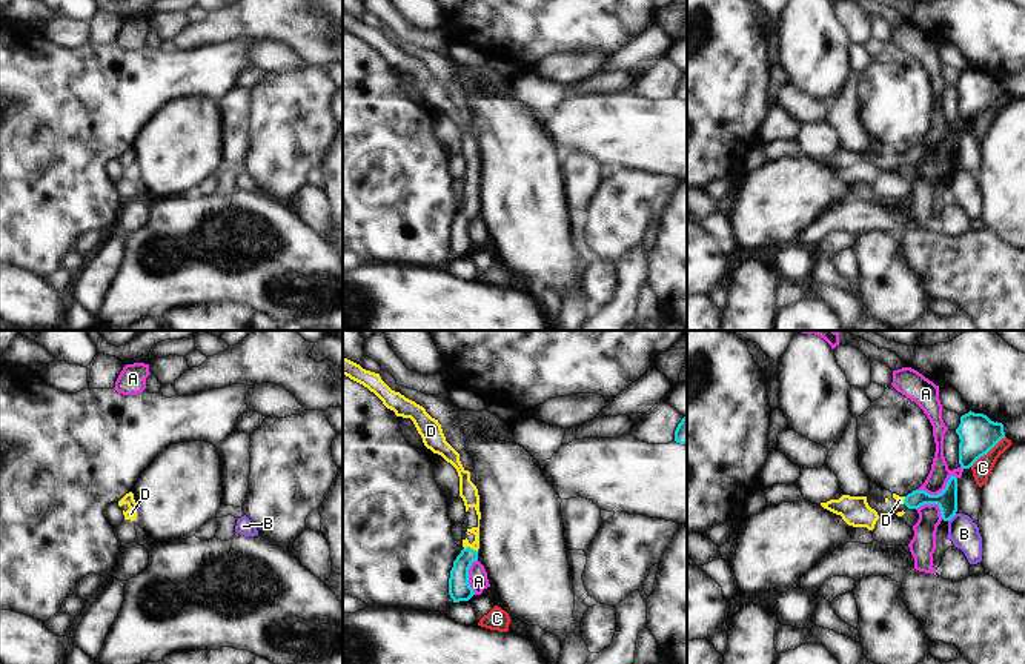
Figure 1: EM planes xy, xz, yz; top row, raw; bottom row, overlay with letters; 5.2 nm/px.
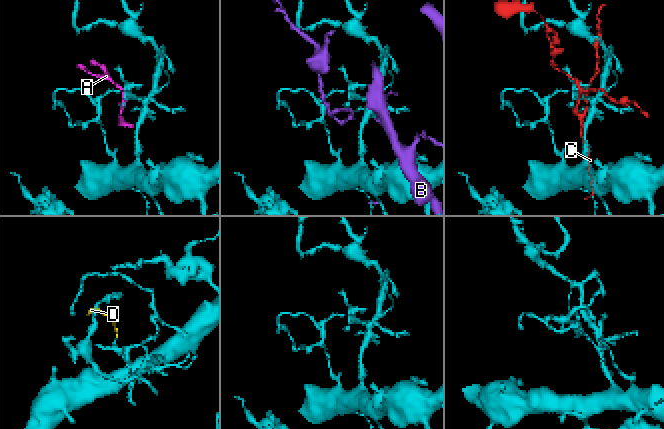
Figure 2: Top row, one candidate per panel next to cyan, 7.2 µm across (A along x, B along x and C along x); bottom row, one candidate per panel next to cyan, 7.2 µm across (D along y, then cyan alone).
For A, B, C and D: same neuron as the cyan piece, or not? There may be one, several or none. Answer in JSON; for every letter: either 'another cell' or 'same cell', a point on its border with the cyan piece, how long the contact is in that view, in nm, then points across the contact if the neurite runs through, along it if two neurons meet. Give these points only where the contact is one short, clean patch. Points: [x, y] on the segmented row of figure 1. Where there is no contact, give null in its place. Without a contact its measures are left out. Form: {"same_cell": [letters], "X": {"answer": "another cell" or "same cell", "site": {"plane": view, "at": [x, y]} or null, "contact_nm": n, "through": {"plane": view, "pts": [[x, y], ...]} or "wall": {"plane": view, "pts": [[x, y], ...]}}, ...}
{"same_cell": ["D"], "A": {"answer": "another cell", "site": {"plane": "yz", "at": [938, 494]}, "contact_nm": 220, "wall": {"plane": "yz", "pts": [[956, 477], [952, 475], [947, 484], [936, 494], [916, 491]]}}, "B": {"answer": "another cell", "site": {"plane": "yz", "at": [952, 517]}, "contact_nm": 60}, "C": {"answer": "another cell", "site": {"plane": "yz", "at": [987, 452]}, "contact_nm": 240}, "D": {"answer": "same cell", "site": {"plane": "xz", "at": [469, 547]}, "contact_nm": 80, "through": {"plane": "xz", "pts": [[460, 589], [460, 567], [469, 547], [478, 526], [471, 500]]}}}

